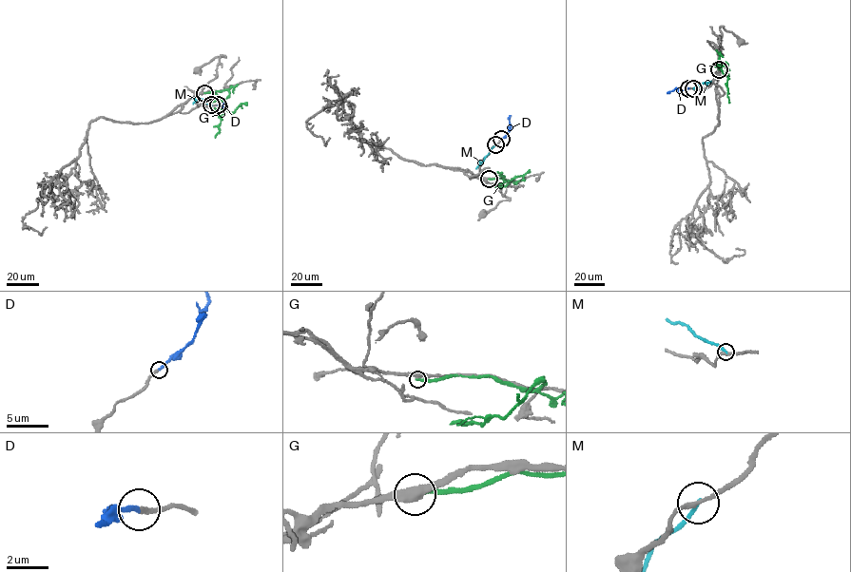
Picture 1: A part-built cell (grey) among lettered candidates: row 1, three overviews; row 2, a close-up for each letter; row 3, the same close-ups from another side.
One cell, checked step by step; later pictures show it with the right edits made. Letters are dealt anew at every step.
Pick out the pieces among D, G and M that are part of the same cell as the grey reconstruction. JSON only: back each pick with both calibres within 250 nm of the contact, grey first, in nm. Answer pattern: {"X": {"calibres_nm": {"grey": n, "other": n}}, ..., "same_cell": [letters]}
{"D": {"calibres_nm": {"grey": 180, "other": 190}}, "same_cell": ["D"]}

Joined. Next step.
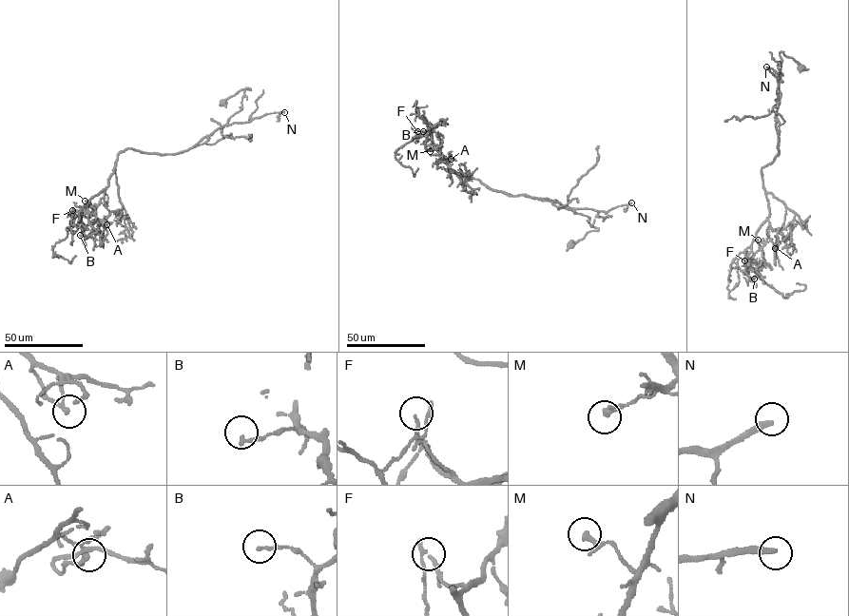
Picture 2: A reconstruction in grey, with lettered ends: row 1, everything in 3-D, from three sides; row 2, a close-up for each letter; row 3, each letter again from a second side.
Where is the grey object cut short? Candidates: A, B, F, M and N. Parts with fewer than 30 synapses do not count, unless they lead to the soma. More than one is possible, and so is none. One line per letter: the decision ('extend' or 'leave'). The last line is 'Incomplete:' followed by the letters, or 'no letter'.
A: leave
B: leave
F: leave
M: leave
N: extend
Incomplete: N

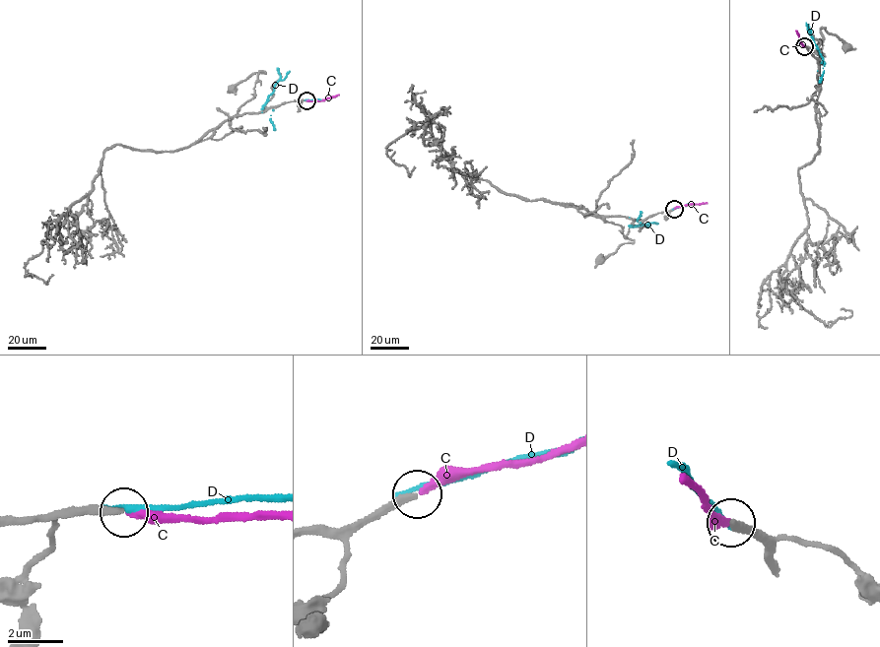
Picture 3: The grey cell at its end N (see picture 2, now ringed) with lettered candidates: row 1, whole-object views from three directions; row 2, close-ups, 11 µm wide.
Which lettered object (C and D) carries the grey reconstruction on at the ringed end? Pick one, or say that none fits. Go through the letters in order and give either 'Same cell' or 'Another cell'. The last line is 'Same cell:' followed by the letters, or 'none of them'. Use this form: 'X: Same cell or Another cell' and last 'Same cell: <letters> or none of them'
C: Same cell
D: Another cell
Same cell: C

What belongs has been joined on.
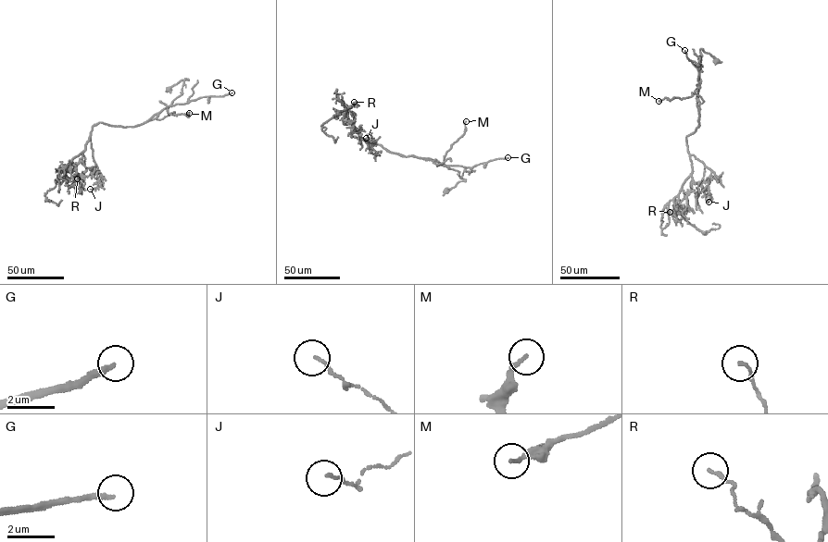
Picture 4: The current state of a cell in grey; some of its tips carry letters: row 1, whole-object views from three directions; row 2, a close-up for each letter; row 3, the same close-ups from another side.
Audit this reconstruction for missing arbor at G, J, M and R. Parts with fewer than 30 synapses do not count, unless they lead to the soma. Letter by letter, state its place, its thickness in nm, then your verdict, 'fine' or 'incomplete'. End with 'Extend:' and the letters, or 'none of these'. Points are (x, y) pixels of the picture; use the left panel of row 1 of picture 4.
G: at (232, 92); 220 nm thick; incomplete
J: at (90, 189); 90 nm thick; fine
M: at (189, 113); 150 nm thick; fine
R: at (77, 178); 130 nm thick; fine
Extend: G

